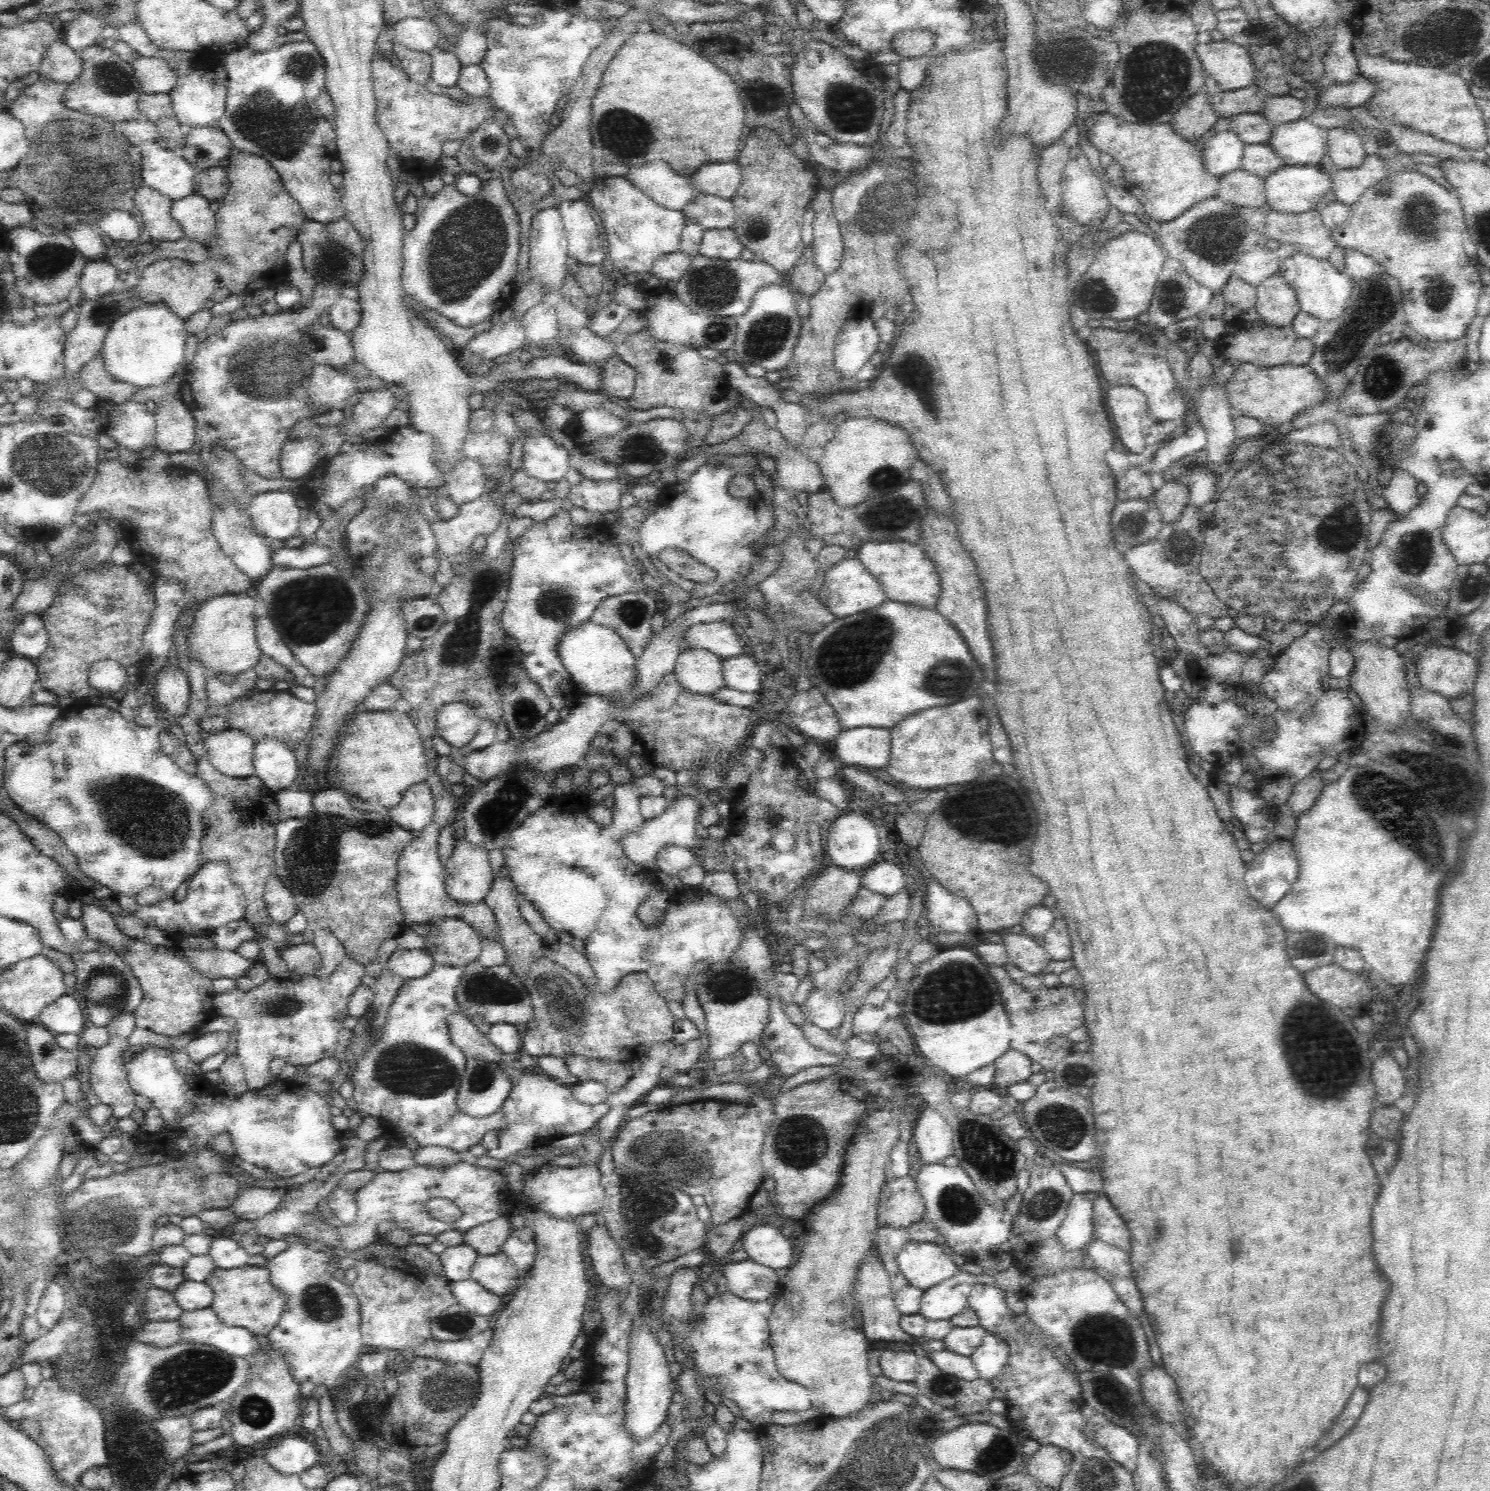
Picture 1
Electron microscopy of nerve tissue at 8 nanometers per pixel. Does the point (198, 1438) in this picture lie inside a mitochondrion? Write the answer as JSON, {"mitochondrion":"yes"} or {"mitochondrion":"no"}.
{"mitochondrion":"no"}

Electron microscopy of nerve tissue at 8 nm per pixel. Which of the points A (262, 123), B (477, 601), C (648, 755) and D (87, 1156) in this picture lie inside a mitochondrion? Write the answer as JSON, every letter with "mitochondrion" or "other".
{"A":"mitochondrion","B":"mitochondrion","C":"other","D":"other"}

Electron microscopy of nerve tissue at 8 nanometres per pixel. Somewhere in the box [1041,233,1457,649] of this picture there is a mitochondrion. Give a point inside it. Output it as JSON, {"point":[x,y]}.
{"point":[1340,351]}

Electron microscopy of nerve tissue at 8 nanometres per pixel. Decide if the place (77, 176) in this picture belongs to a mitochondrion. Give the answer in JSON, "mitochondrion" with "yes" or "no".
{"mitochondrion":"yes"}

